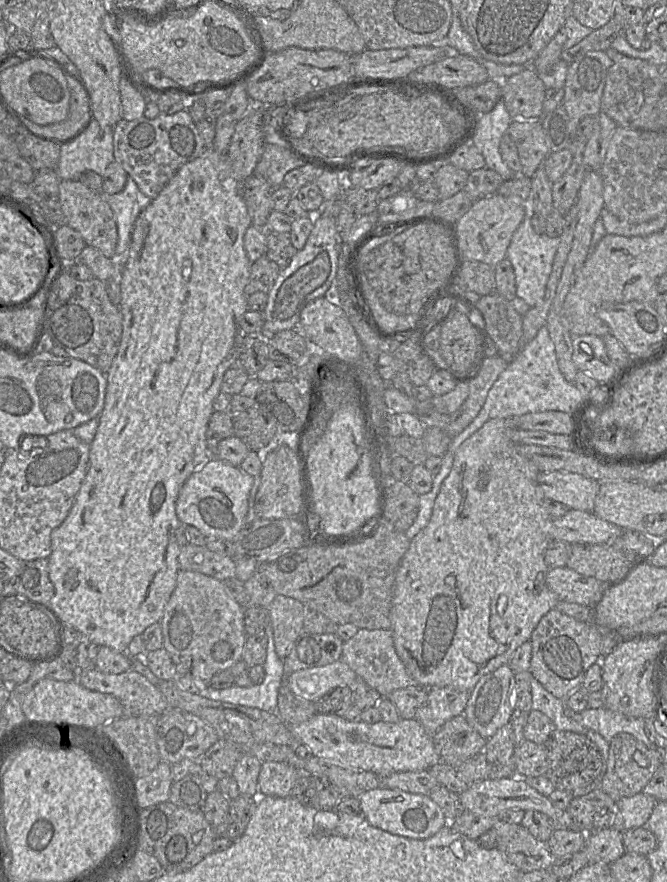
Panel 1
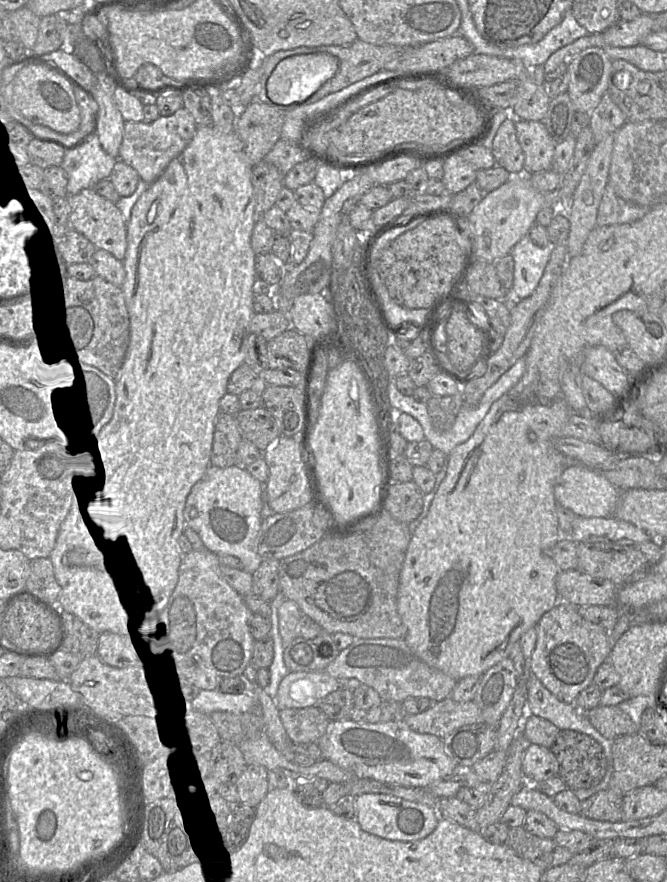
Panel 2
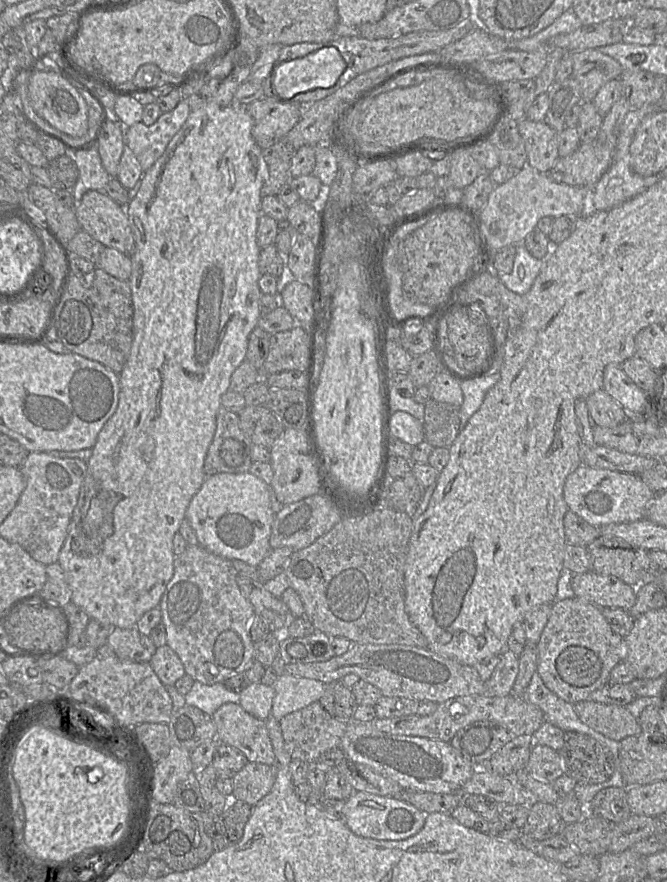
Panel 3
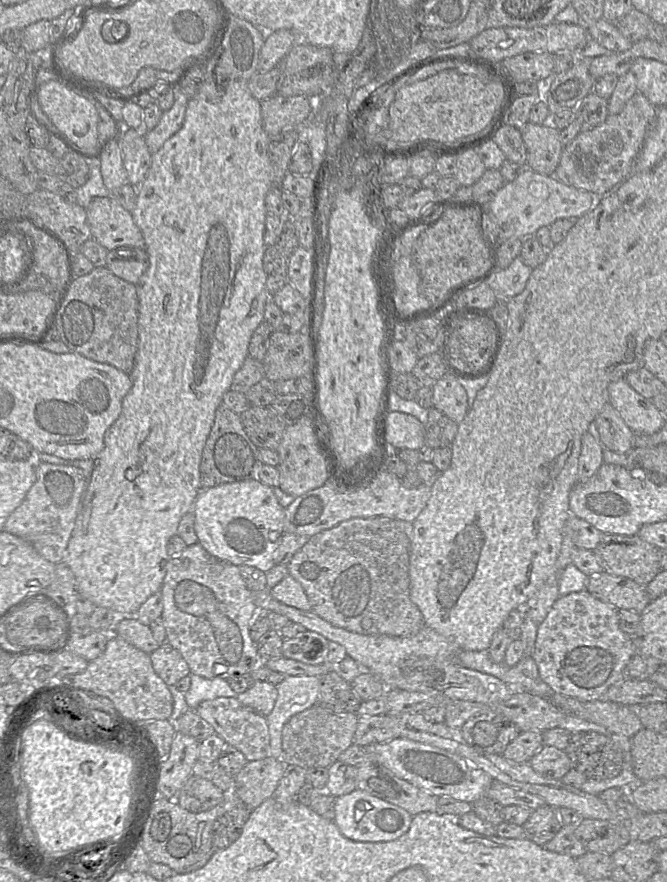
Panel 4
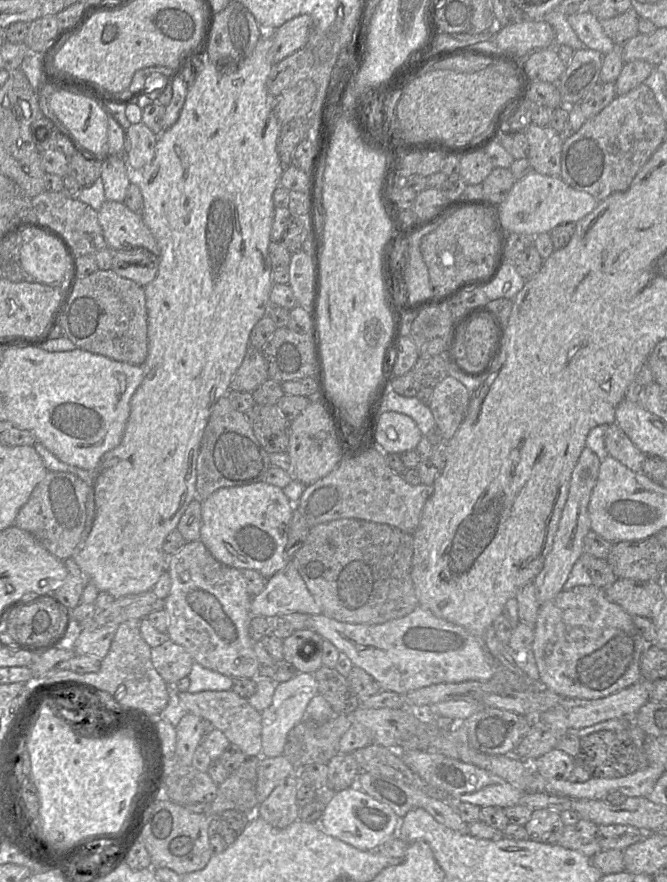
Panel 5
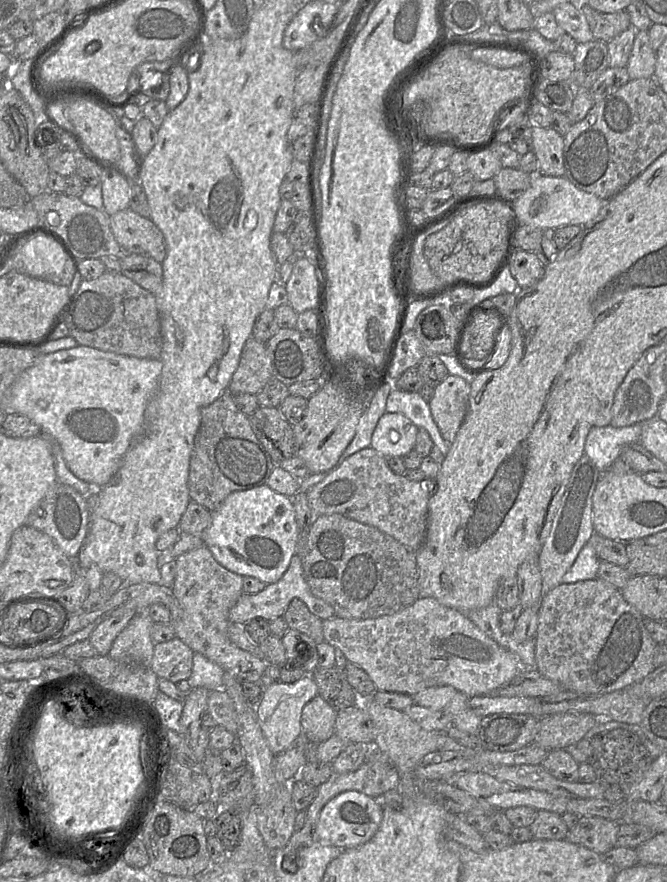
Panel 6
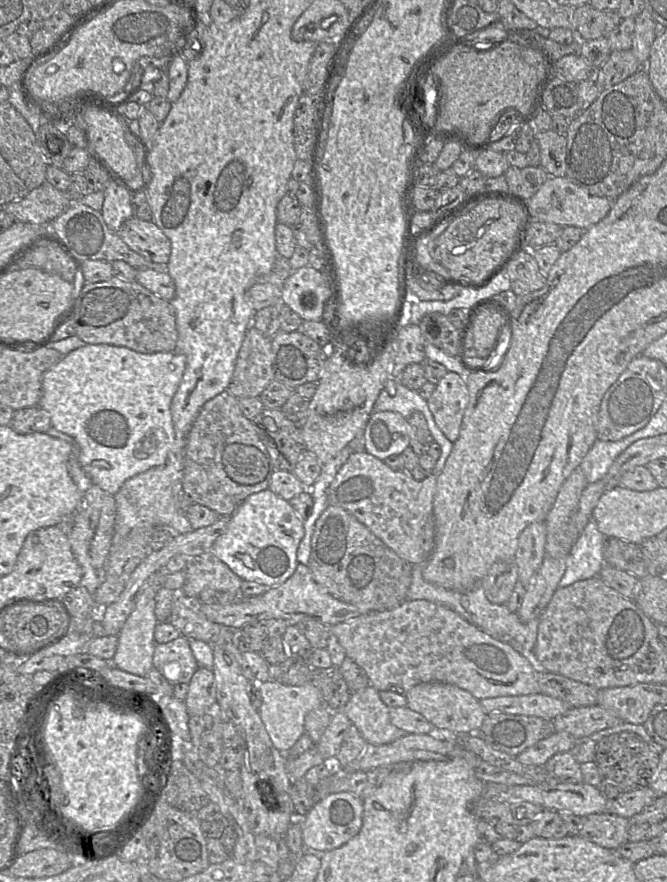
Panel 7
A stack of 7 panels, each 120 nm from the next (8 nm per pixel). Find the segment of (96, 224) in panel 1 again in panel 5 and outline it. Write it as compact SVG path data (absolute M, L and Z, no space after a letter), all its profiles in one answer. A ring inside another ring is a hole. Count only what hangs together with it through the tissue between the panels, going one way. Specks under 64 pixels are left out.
M105 200L97 213L105 242L112 251L146 249L159 257L156 239L144 224L141 215L132 212L123 202Z

